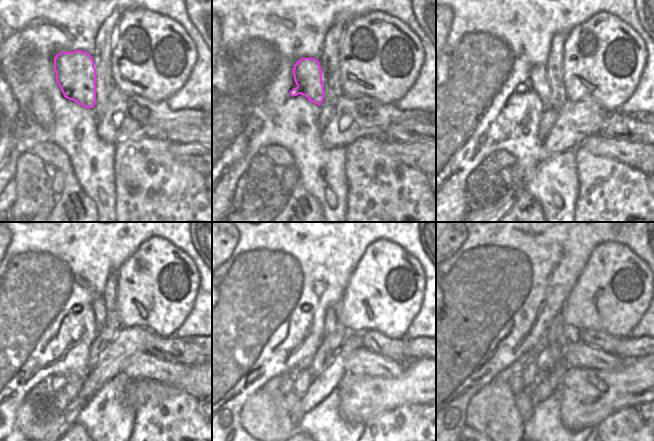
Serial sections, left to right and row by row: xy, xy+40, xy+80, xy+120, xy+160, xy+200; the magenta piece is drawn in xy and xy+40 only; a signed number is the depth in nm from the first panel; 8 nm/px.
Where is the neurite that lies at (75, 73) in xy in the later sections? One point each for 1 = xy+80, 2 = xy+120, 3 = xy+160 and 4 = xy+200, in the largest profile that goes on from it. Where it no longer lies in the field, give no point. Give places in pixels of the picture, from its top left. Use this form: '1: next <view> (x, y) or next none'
1: next xy+80 (538, 81)
2: next xy+120 (98, 306)
3: next xy+160 (331, 320)
4: next xy+200 (557, 338)

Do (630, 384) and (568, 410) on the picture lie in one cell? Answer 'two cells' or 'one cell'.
one cell

